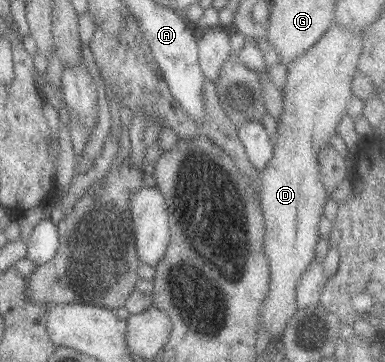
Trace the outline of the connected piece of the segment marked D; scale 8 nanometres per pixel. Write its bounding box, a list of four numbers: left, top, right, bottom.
[257,25,362,345]

